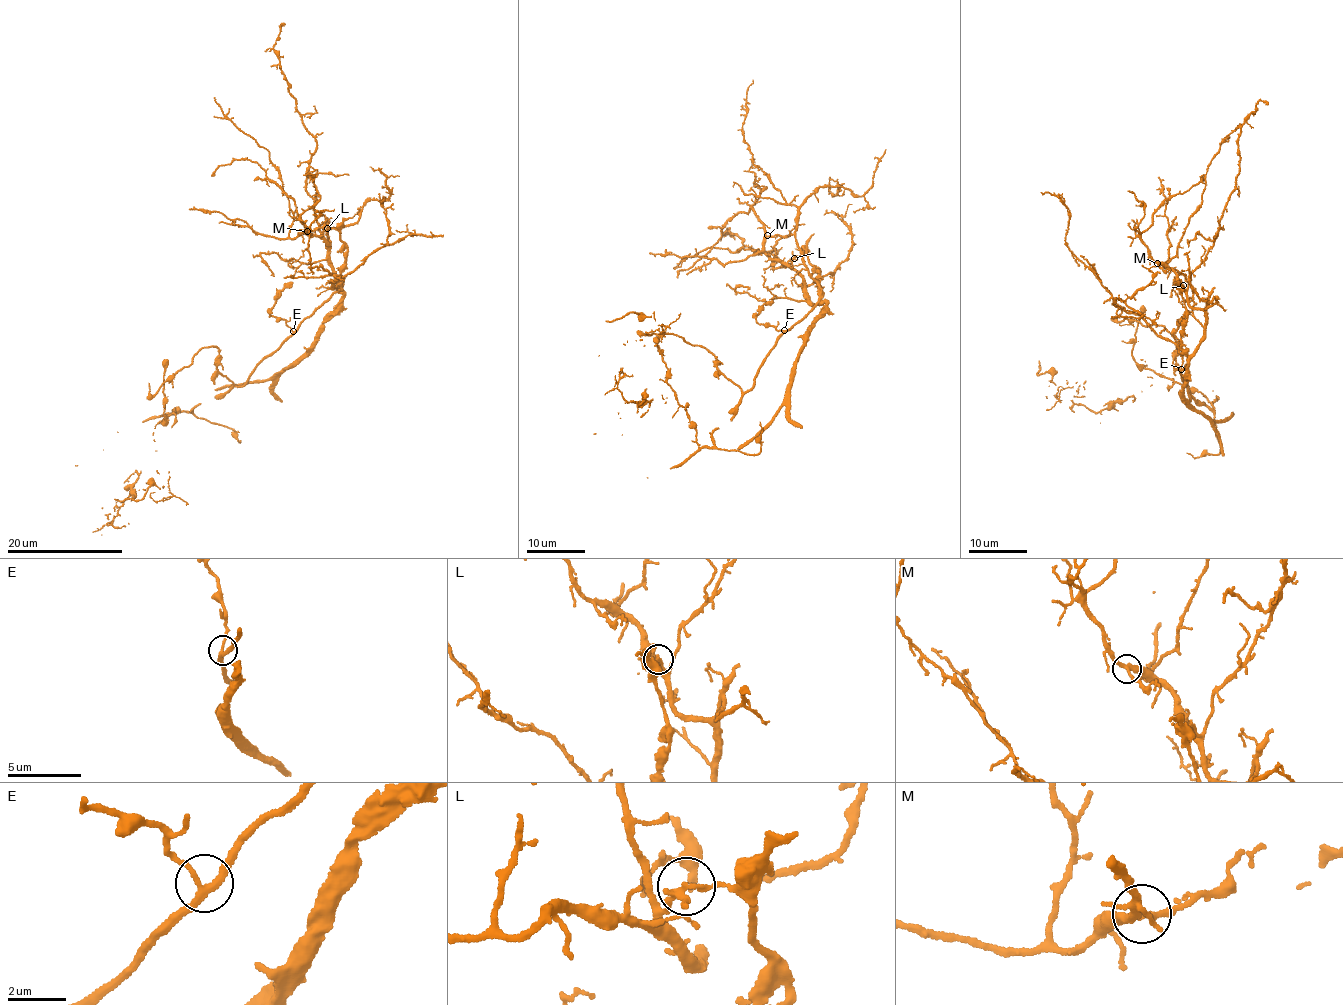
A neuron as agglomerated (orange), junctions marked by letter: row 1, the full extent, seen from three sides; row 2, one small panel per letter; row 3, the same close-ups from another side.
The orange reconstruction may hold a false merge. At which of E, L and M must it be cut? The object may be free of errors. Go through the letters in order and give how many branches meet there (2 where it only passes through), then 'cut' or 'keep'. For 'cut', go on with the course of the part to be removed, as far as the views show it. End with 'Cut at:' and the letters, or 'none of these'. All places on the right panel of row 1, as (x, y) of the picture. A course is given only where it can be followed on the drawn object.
E: 3 branches meet; keep
L: 3 branches meet; cut; foreign part runs (1183, 285), (1190, 399), (1165, 326), (1137, 320), (1134, 361), (1173, 383), (1096, 413), (1039, 360)
M: 3 branches meet; keep
Cut at: L

